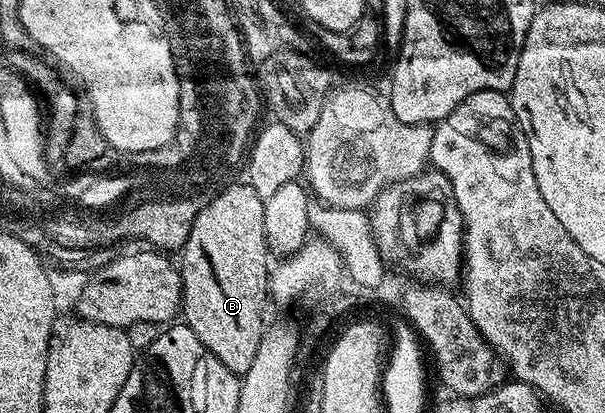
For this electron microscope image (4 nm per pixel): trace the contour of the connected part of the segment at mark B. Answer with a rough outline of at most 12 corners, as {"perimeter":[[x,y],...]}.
{"perimeter":[[264,198],[202,207],[179,254],[183,324],[250,371],[270,305]]}

